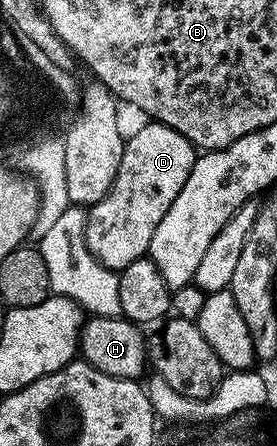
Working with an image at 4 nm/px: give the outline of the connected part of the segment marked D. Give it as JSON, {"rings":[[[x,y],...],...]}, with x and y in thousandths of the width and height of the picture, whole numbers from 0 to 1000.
{"rings":[[[531,271],[520,278],[520,285],[495,287],[448,318],[437,370],[397,426],[314,473],[310,547],[357,590],[419,612],[542,565],[552,520],[668,415],[668,404],[682,397],[711,354],[711,332],[664,303],[639,298],[639,289],[556,271]]]}

